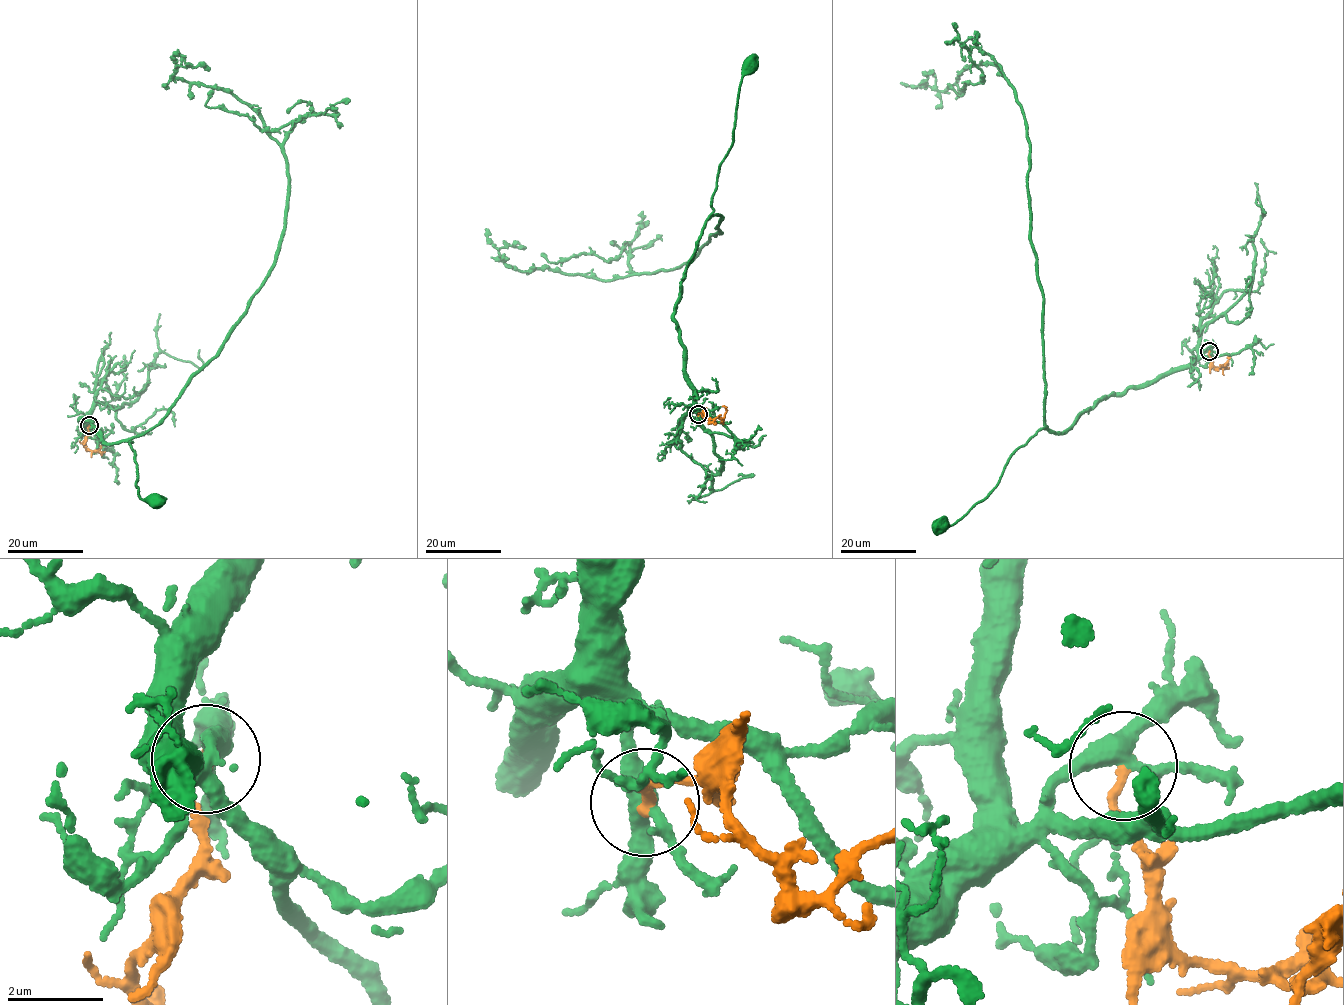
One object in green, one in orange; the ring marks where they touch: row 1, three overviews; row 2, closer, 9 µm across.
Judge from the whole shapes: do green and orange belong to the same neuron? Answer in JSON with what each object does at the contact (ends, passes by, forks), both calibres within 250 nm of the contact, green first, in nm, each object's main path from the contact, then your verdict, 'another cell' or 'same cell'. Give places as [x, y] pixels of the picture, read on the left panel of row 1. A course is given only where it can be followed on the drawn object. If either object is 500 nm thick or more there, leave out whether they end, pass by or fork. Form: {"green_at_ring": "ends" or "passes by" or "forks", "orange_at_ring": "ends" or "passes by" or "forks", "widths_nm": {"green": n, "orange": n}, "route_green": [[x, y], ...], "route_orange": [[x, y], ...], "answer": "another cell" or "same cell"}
{"green_at_ring": "forks", "orange_at_ring": "ends", "widths_nm": {"green": 340, "orange": 190}, "route_green": [[89, 425], [80, 420], [91, 423], [108, 444], [132, 442], [138, 494], [157, 501]], "route_orange": [[89, 425], [84, 440], [86, 447], [100, 453]], "answer": "another cell"}

